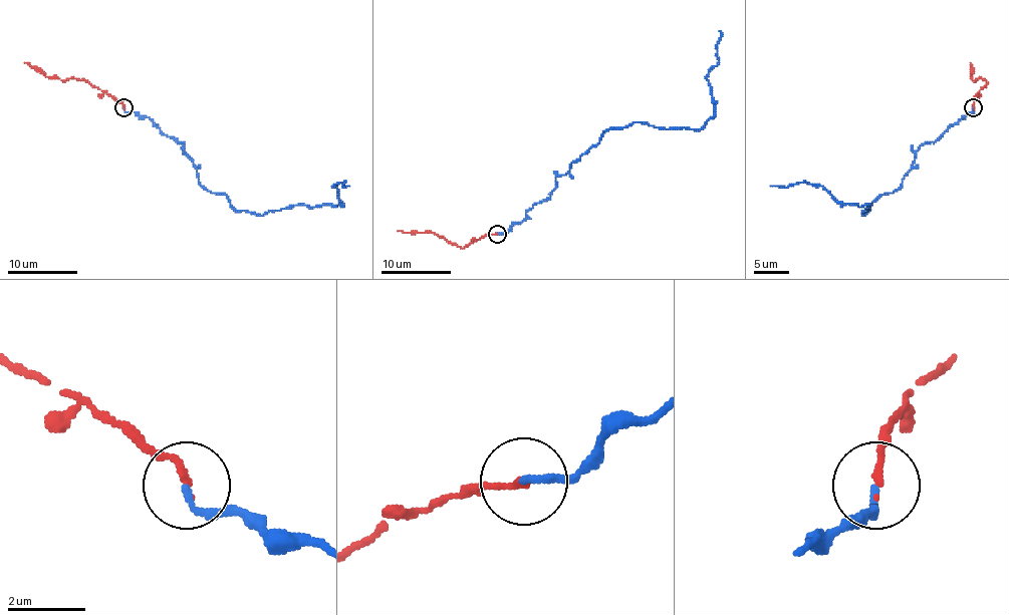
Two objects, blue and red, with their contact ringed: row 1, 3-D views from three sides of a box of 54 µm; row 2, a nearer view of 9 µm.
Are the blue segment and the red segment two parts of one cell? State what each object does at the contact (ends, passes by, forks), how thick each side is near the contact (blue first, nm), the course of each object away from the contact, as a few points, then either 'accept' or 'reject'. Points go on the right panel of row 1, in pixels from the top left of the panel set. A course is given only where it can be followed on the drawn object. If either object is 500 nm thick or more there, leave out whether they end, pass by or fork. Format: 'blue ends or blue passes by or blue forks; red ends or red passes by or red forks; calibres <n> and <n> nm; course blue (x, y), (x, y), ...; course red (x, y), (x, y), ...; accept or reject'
blue ends; red ends; calibres 180 and 150 nm; course blue (974, 106), (935, 141), (925, 141), (902, 184), (861, 216), (868, 205), (840, 203), (817, 186), (770, 186); course red (974, 106), (974, 97), (988, 82), (972, 78), (970, 62); accept

